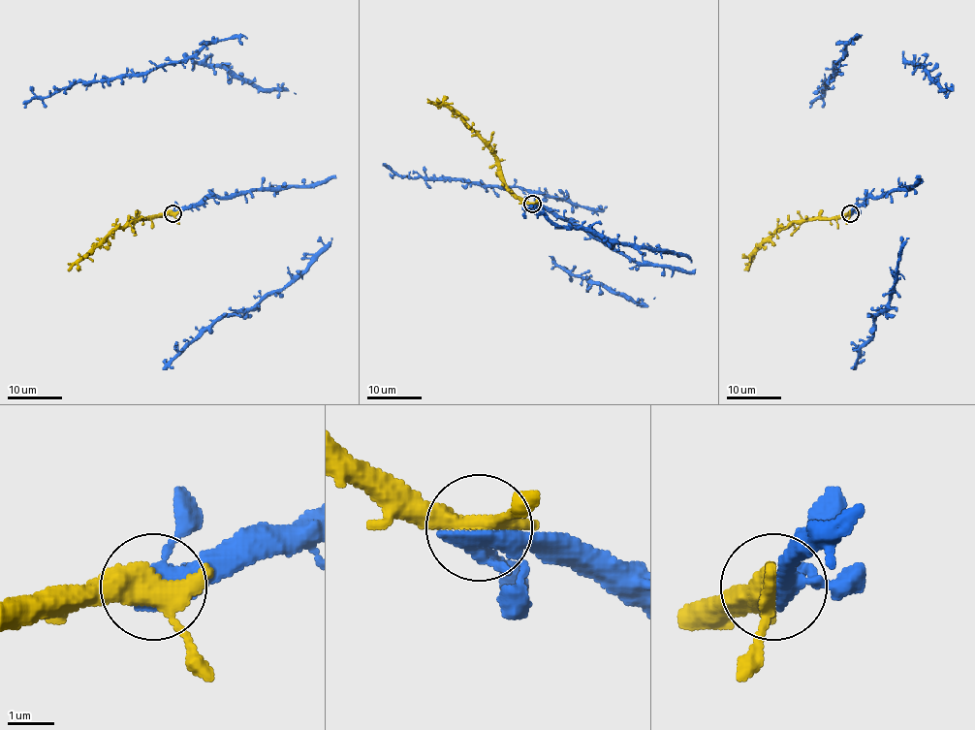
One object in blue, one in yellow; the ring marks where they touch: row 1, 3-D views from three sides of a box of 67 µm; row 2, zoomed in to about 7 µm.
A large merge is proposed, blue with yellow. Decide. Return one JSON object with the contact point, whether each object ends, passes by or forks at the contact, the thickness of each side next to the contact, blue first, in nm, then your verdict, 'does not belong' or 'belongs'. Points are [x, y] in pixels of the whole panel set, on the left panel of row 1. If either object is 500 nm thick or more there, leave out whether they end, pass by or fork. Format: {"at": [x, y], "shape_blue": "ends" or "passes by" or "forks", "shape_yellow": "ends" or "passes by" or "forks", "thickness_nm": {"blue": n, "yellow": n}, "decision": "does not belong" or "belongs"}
{"at": [172, 213], "shape_blue": "forks", "shape_yellow": "forks", "thickness_nm": {"blue": 400, "yellow": 360}, "decision": "belongs"}

